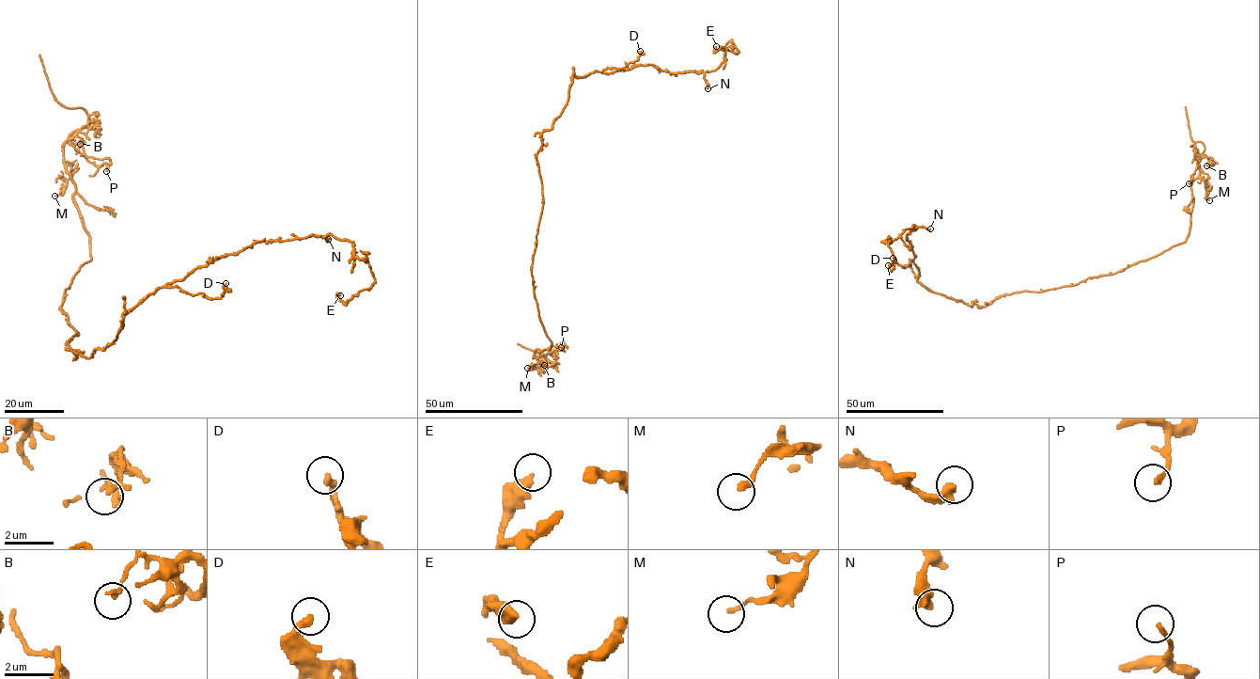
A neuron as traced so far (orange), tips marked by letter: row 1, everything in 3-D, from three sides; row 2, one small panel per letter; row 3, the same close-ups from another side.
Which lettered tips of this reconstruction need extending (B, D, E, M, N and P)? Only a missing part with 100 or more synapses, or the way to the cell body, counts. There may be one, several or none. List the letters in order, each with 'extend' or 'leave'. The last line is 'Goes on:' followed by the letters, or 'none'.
B: leave
D: leave
E: leave
M: leave
N: leave
P: leave
Goes on: none

